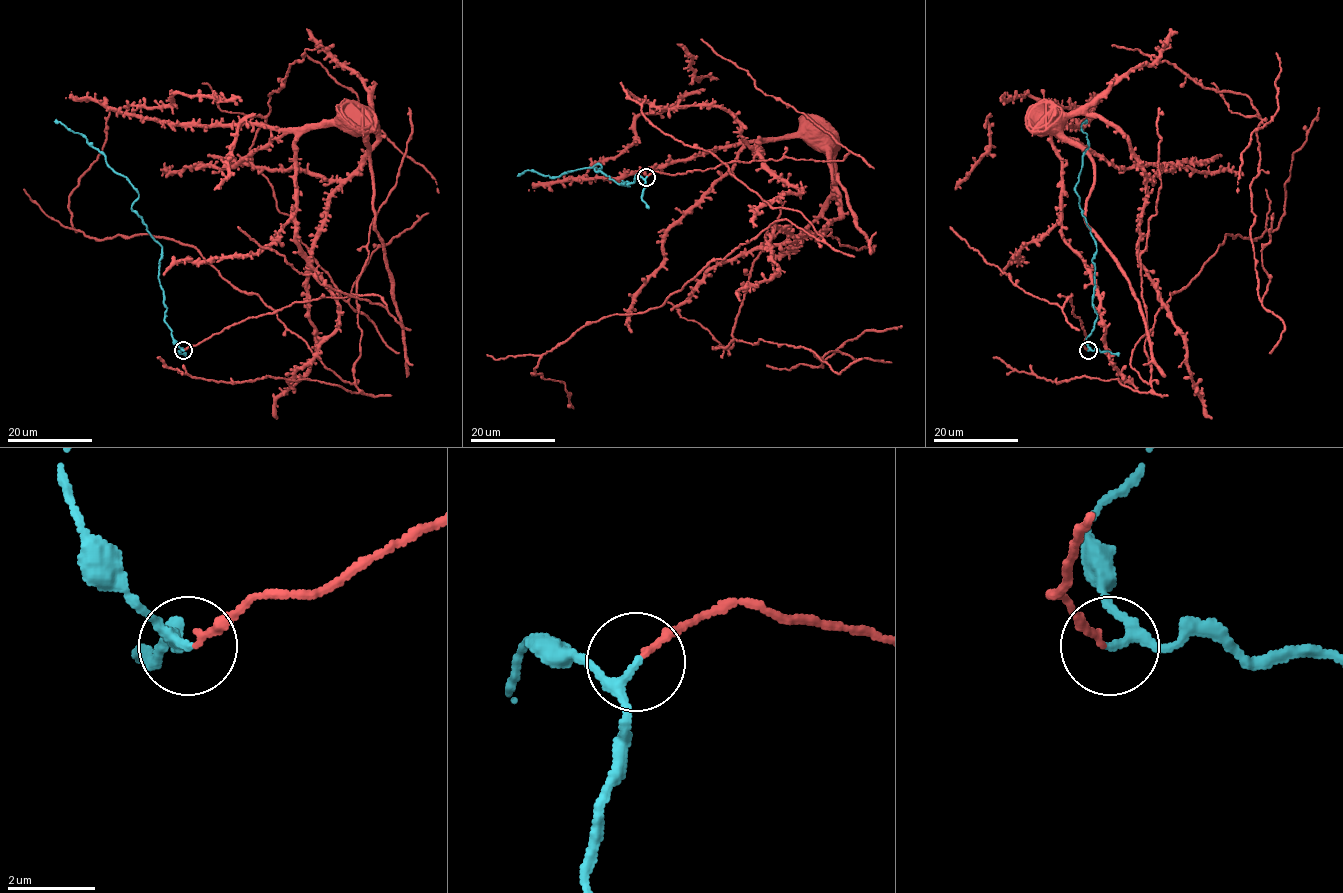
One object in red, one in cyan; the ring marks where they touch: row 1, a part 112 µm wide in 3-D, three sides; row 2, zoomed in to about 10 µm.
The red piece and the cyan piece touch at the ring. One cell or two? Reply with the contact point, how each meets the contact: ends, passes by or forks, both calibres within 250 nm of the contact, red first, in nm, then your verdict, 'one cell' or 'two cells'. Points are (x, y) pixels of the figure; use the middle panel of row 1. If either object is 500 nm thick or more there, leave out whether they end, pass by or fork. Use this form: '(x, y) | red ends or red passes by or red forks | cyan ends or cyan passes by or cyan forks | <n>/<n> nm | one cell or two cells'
(646, 177) | red ends | cyan passes by | 160/170 nm | one cell

